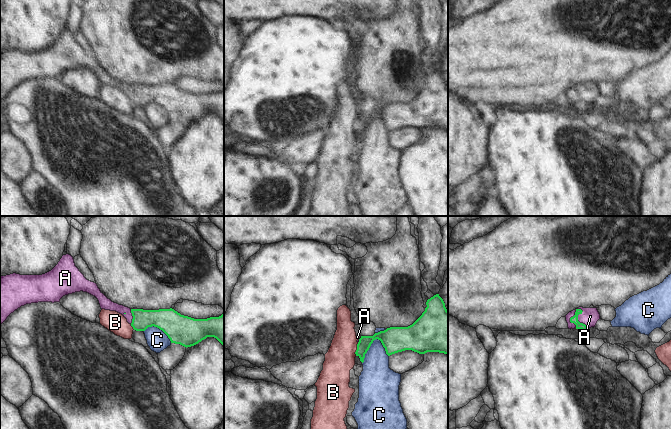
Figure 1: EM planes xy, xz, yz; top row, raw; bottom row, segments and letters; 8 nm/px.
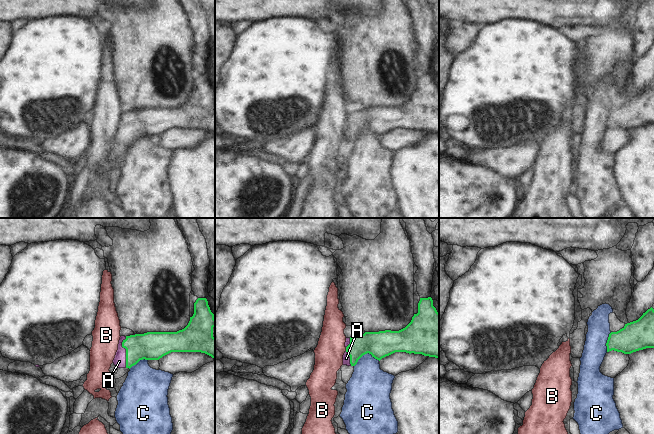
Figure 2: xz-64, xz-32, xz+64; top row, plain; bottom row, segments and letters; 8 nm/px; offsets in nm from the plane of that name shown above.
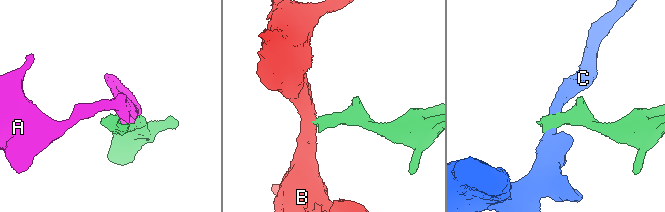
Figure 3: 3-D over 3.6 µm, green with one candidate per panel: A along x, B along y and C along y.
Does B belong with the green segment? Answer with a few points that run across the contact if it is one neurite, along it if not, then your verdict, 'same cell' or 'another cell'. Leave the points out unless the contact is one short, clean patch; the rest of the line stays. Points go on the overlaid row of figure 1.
xz (358, 342), (355, 355) | another cell

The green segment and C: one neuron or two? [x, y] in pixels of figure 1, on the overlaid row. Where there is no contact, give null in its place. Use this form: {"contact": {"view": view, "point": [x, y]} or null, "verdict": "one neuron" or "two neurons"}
{"contact": {"view": "xz", "point": [368, 349]}, "verdict": "two neurons"}

